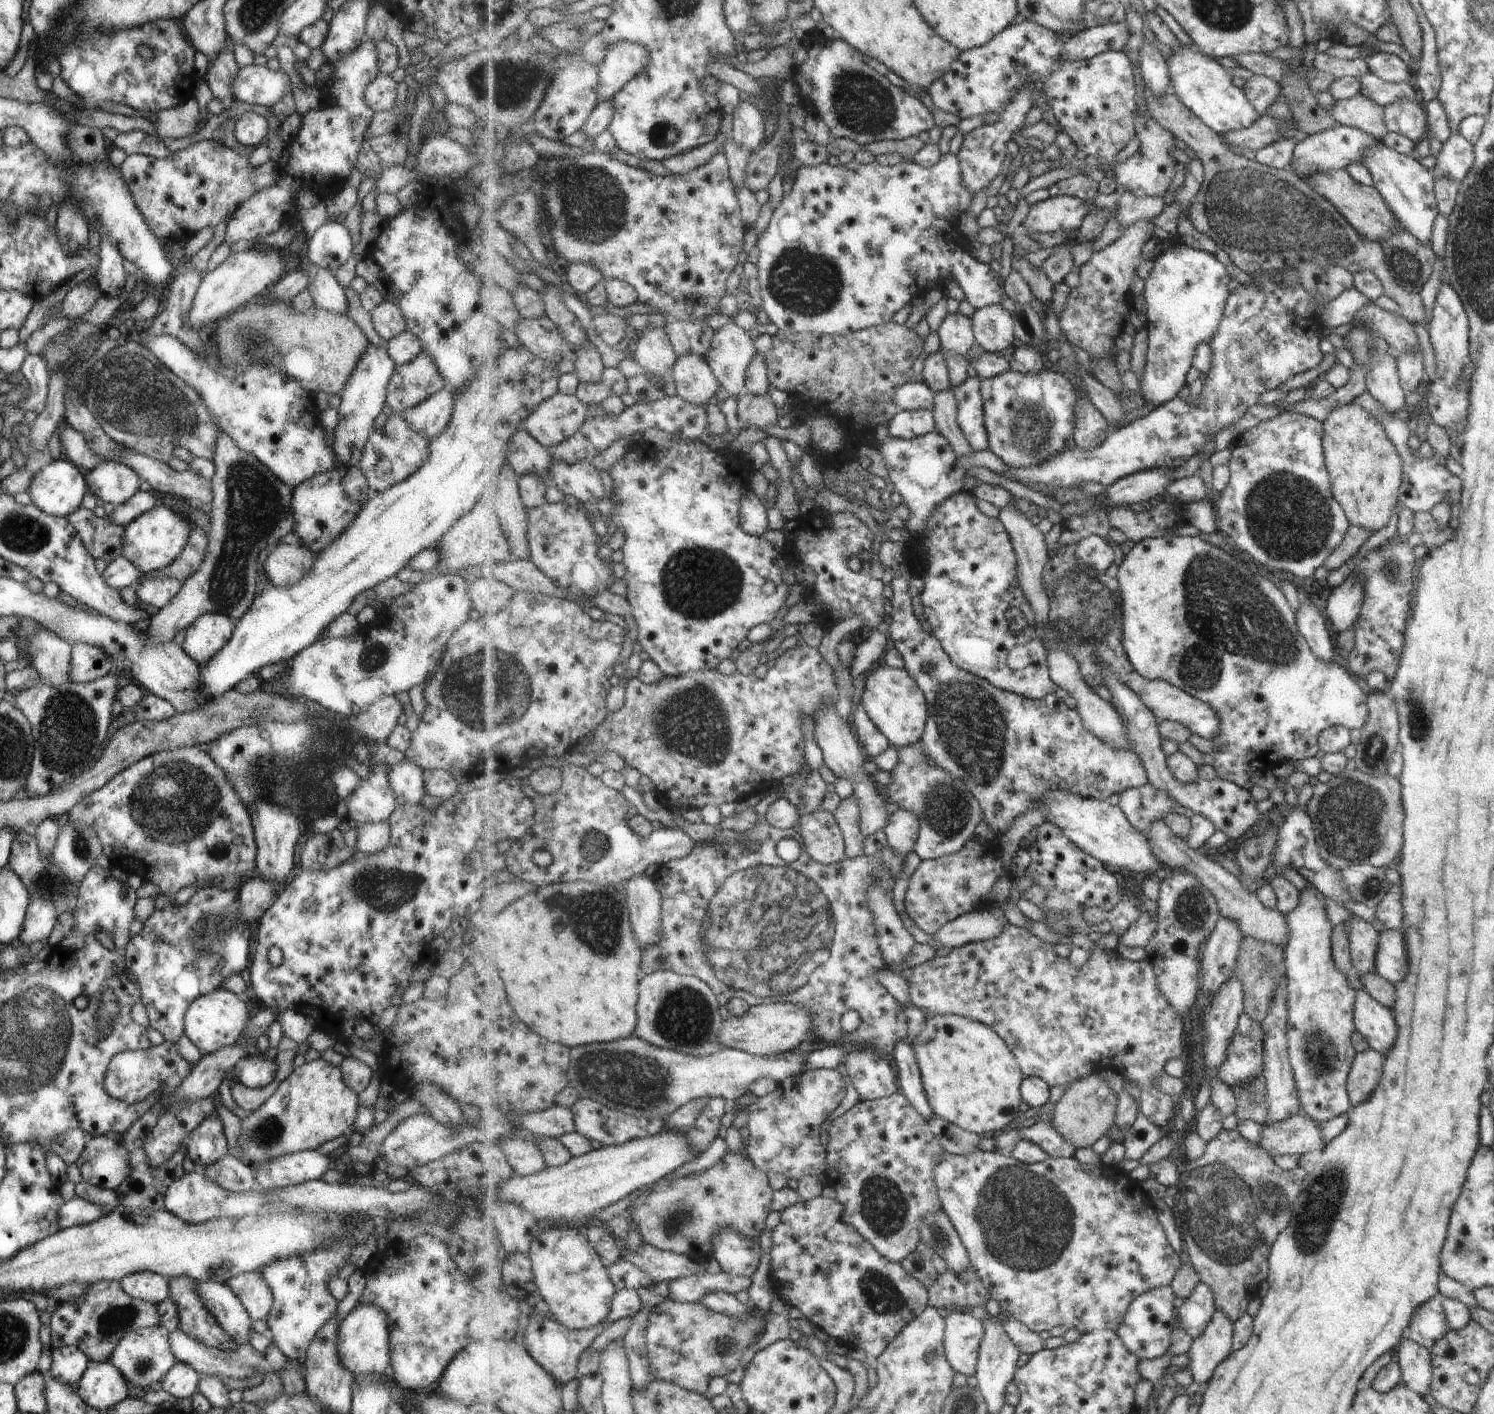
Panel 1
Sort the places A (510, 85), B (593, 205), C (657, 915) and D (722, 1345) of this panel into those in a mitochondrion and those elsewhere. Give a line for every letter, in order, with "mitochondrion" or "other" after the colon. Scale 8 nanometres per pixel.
A: mitochondrion
B: mitochondrion
C: other
D: mitochondrion

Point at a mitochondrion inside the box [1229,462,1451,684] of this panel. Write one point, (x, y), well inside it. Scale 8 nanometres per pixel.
(1286, 516)

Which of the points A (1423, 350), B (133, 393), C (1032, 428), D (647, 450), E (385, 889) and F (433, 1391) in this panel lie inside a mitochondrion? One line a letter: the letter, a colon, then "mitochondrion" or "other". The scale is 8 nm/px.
A: other
B: mitochondrion
C: mitochondrion
D: other
E: mitochondrion
F: other

